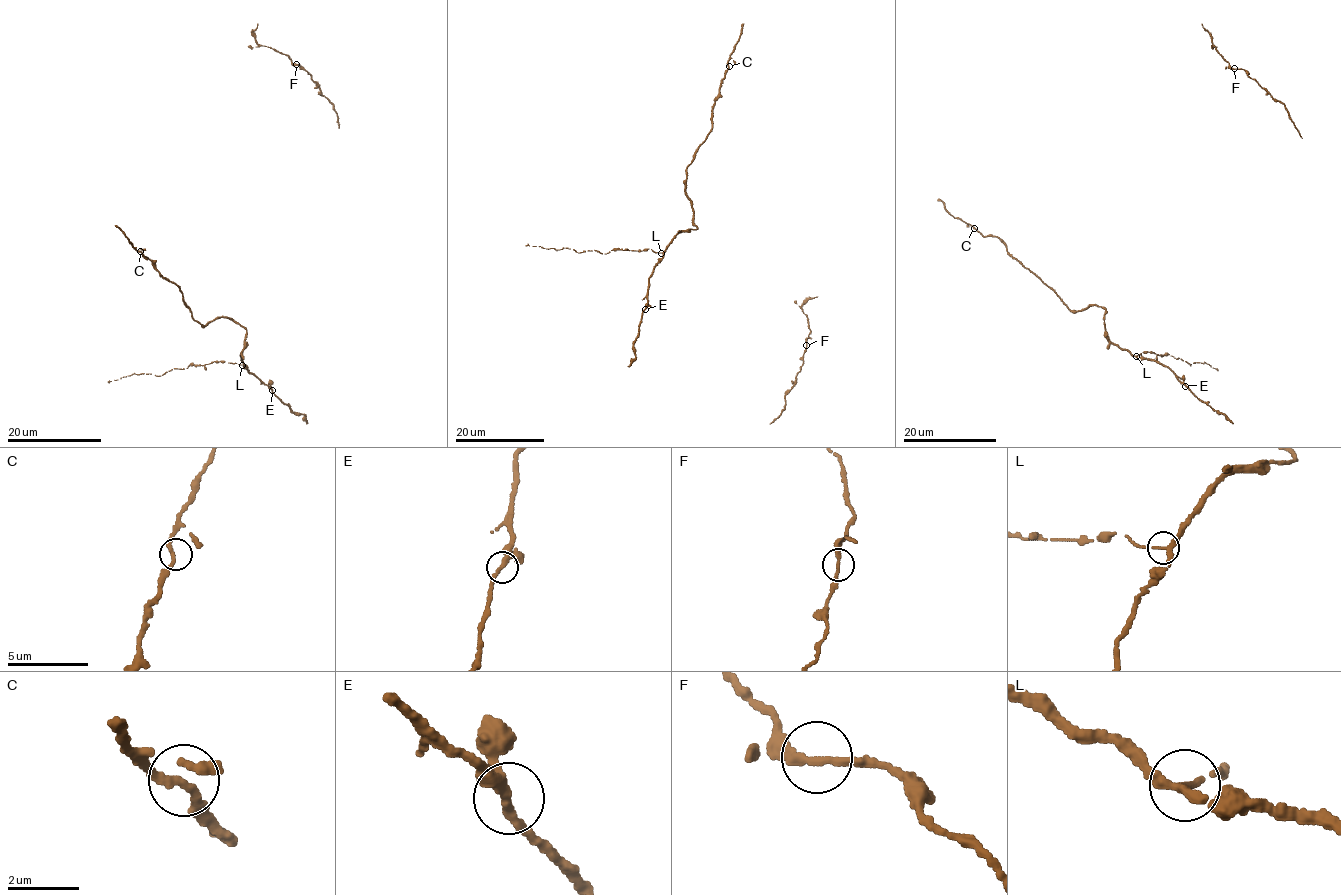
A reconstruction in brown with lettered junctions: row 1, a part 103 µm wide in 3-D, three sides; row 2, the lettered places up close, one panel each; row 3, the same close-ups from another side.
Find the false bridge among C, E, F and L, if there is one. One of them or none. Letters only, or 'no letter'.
L

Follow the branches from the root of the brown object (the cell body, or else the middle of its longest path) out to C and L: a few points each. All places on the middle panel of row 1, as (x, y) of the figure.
C: (649, 306), (653, 267), (671, 239), (697, 229), (686, 194), (687, 168), (711, 130), (720, 81), (729, 66)
L: (649, 306), (646, 304), (649, 277), (663, 257), (661, 252)

